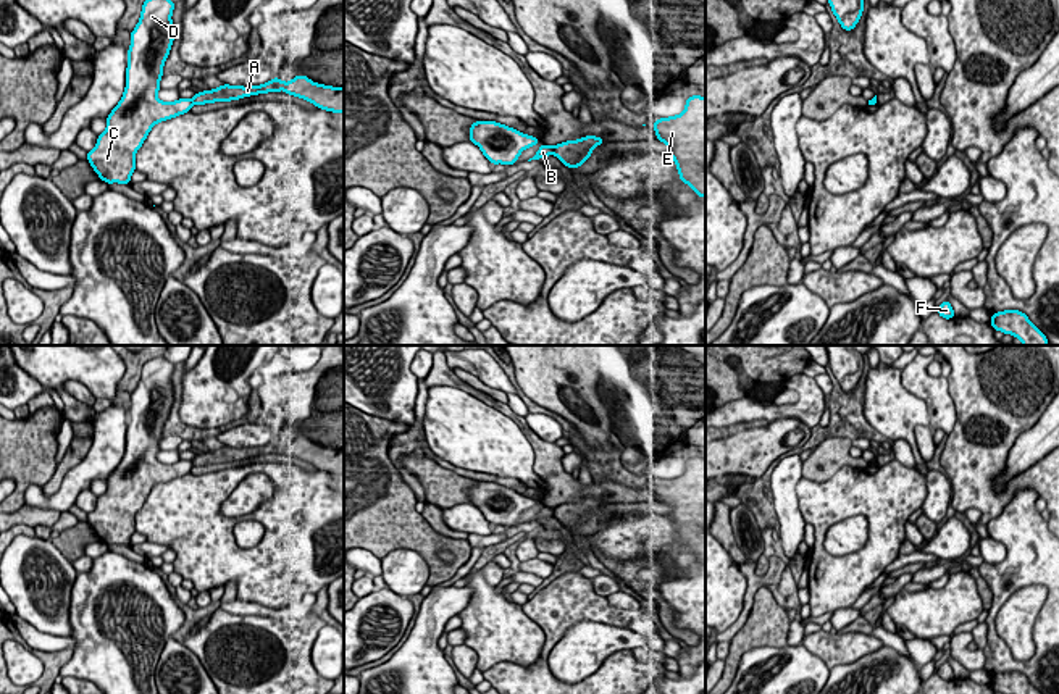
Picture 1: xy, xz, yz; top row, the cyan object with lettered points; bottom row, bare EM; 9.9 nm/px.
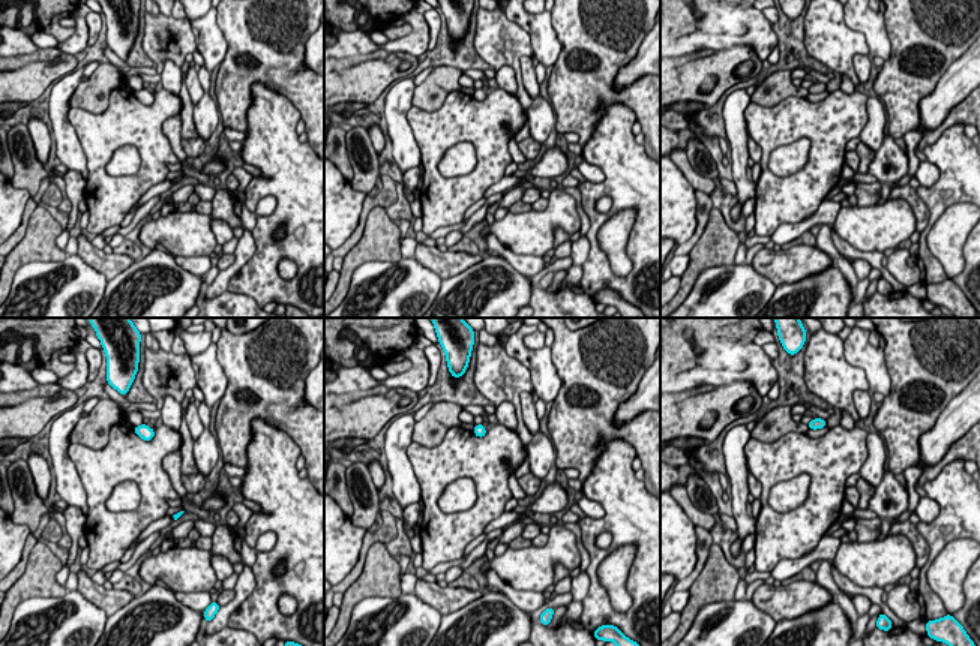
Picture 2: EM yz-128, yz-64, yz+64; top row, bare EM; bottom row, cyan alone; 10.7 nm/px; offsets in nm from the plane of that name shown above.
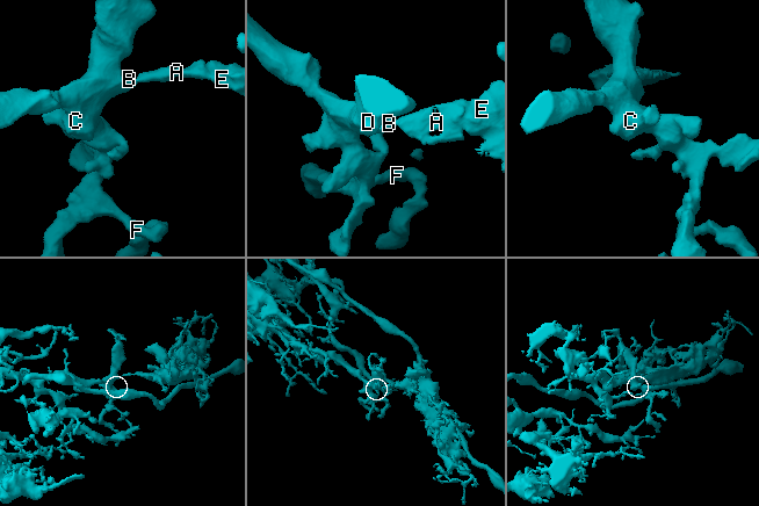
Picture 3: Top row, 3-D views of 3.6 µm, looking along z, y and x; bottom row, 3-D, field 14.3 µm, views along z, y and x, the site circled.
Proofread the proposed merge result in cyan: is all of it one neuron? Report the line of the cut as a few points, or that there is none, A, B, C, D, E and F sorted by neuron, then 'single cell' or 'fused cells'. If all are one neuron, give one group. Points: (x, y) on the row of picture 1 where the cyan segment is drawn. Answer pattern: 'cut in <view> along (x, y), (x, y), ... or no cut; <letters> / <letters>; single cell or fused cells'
cut in xz along (552, 149), (554, 152); A E / B C D F; fused cells

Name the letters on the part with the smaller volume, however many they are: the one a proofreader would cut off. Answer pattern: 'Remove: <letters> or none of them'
Remove: A, E

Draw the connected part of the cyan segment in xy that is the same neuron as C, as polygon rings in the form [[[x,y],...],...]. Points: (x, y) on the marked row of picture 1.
[[[145,0],[140,19],[131,32],[124,94],[107,118],[107,131],[98,134],[97,145],[87,152],[87,161],[107,184],[131,184],[136,152],[150,129],[190,111],[194,105],[187,98],[168,103],[157,97],[163,65],[174,40],[173,10],[171,0]]]

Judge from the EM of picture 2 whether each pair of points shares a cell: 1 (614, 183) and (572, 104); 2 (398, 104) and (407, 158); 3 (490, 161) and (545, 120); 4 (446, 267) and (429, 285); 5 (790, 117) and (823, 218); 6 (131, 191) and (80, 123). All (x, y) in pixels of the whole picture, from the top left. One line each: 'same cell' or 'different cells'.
1: different cells
2: same cell
3: different cells
4: different cells
5: different cells
6: same cell

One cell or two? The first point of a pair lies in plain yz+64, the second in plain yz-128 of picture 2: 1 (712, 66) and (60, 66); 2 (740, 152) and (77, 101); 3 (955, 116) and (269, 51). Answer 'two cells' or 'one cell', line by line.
1: one cell
2: two cells
3: one cell

